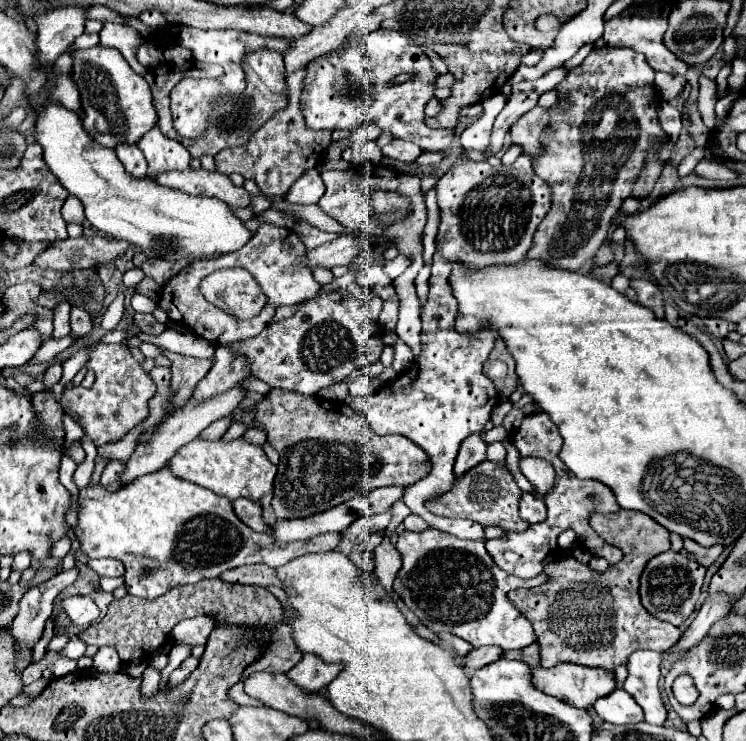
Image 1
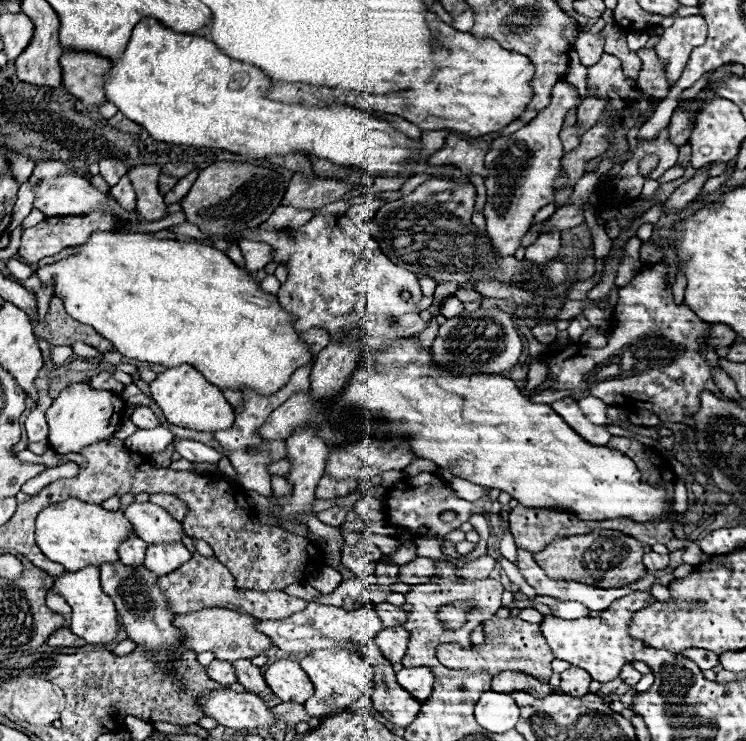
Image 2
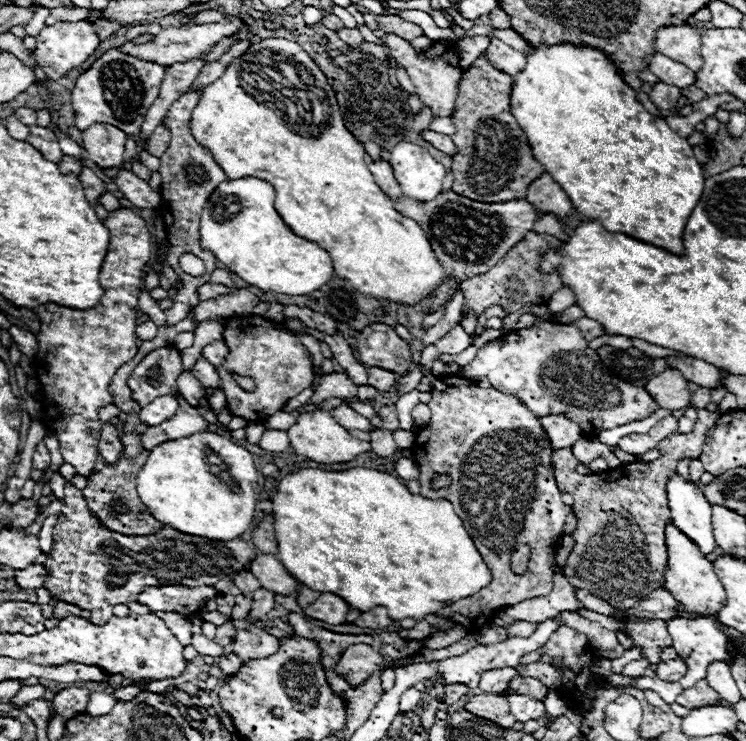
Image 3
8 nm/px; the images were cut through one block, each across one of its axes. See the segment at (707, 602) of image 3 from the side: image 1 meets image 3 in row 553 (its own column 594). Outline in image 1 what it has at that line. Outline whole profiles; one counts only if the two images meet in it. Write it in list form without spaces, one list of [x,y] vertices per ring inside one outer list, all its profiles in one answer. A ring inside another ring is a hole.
[[[556,664],[556,668],[536,666],[532,668],[532,684],[574,708],[590,708],[594,700],[616,688],[614,674],[604,668],[588,668],[580,664]]]

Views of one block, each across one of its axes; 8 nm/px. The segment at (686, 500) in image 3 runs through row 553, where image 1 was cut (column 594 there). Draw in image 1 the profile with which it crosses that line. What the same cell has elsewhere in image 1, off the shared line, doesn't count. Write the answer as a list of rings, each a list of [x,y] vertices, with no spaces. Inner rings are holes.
[[[614,690],[608,696],[602,696],[592,708],[604,722],[612,724],[636,724],[644,720],[642,708],[624,690]]]

